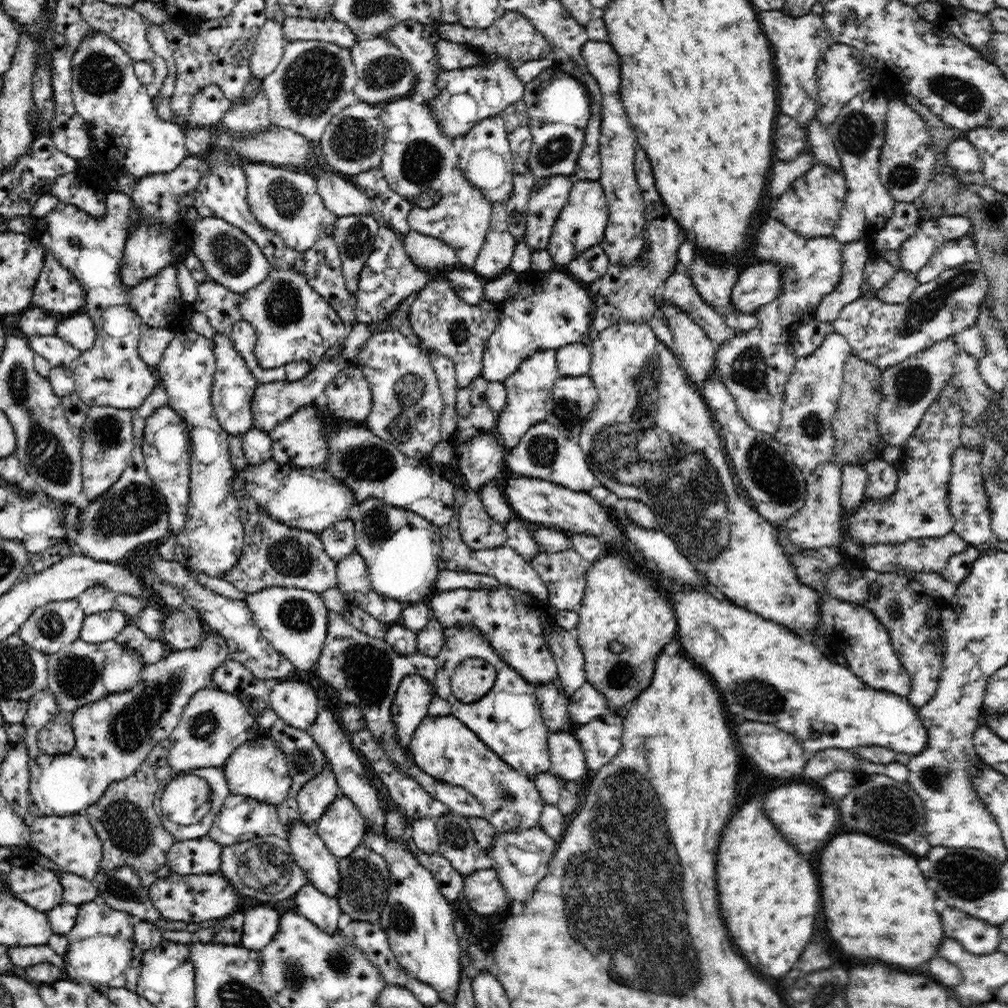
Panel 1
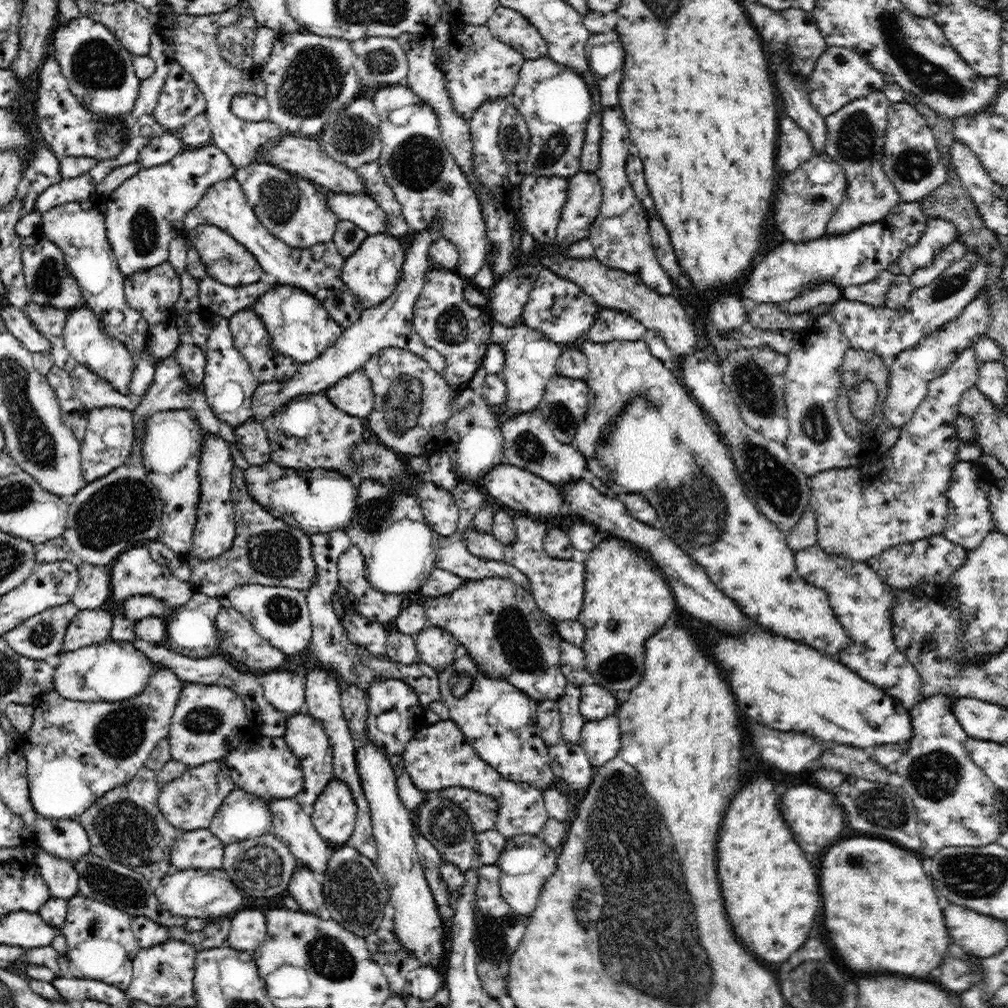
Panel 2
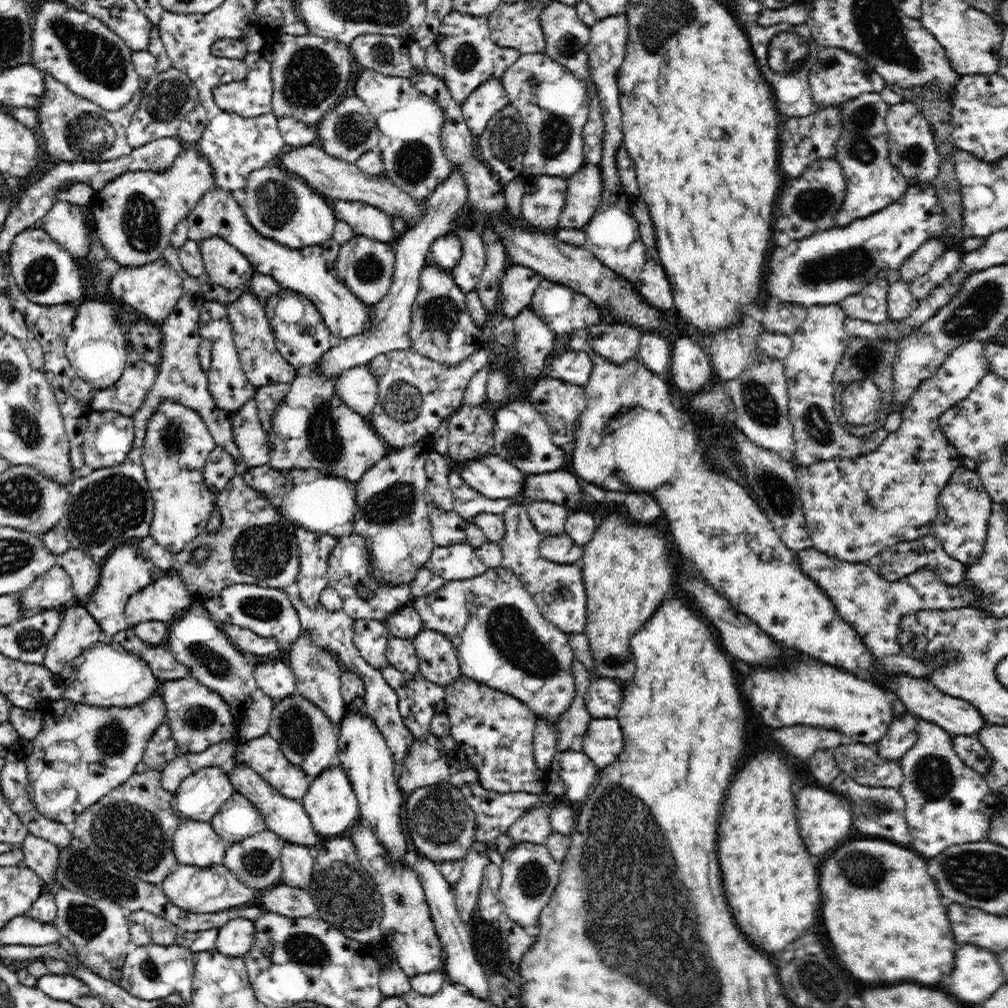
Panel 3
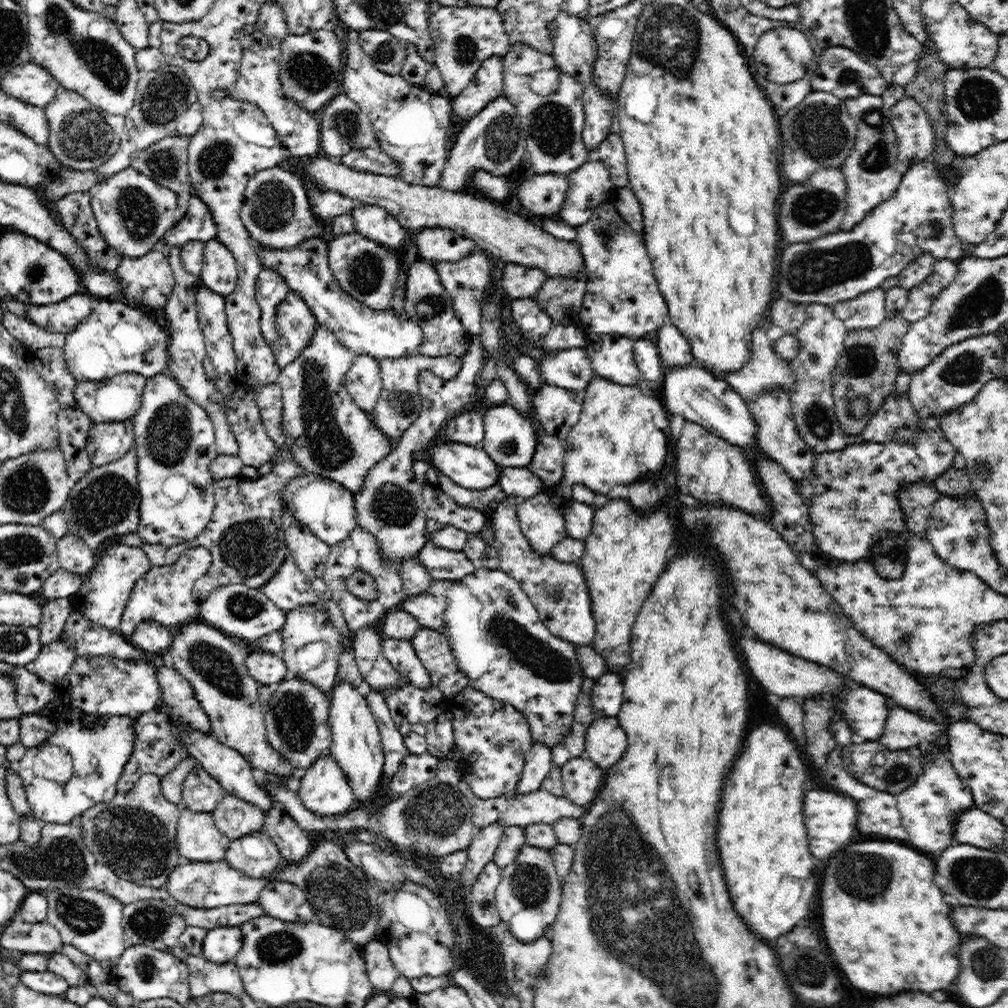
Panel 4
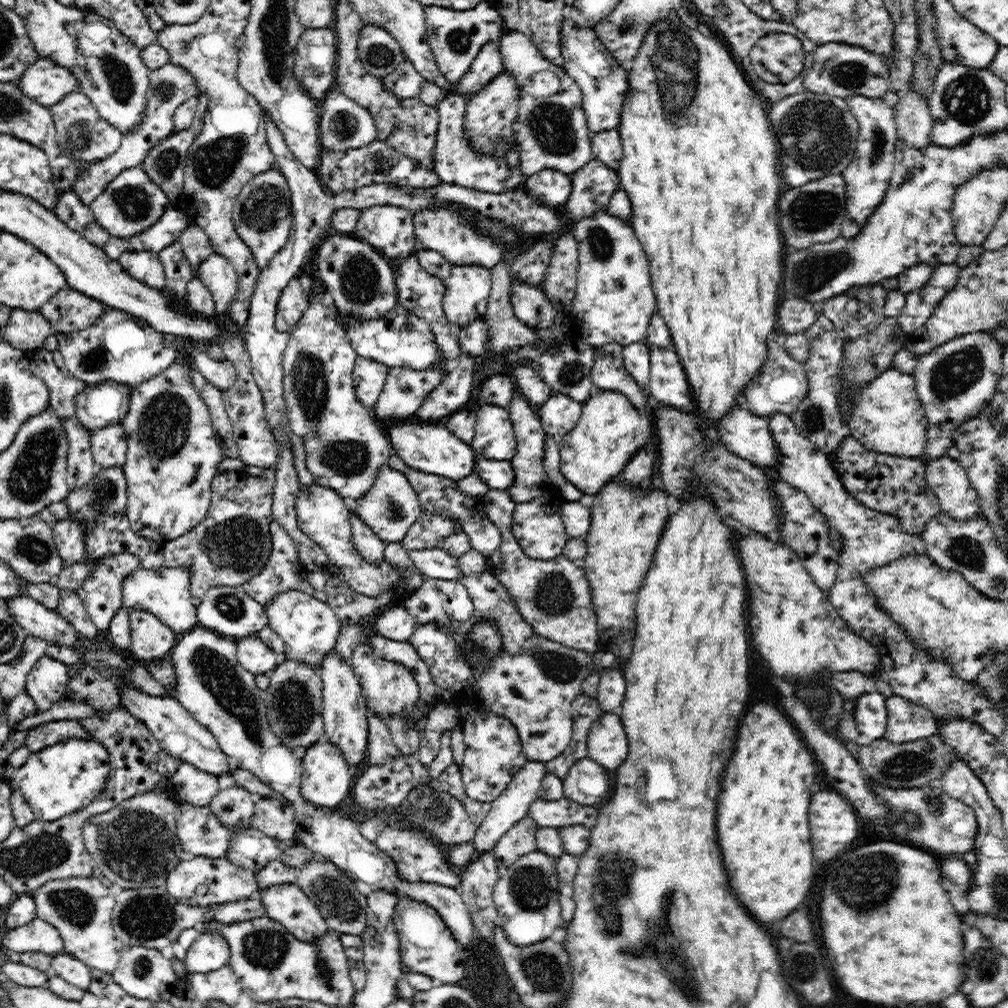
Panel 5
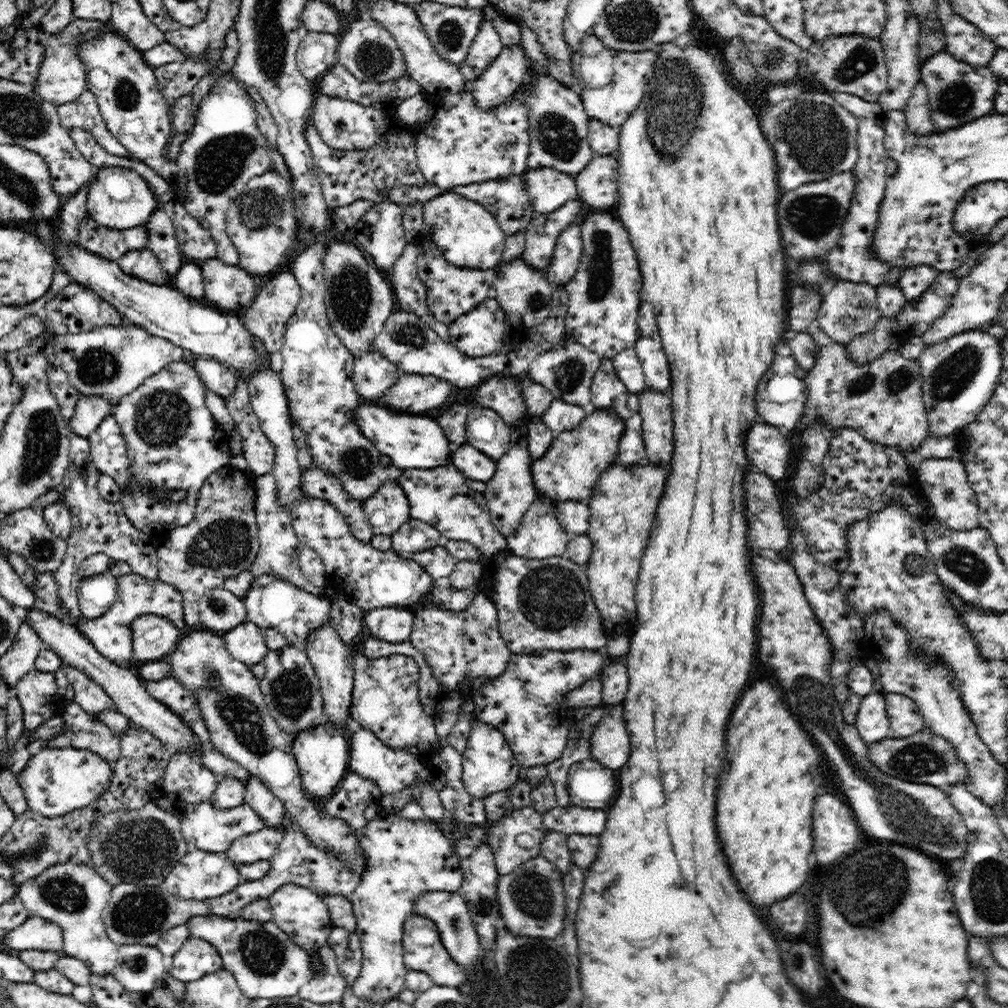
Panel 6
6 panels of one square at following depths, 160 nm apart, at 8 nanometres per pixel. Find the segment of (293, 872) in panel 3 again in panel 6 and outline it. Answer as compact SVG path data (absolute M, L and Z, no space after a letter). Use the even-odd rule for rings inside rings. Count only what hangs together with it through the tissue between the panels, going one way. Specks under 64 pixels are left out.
M256 775L247 778L244 796L245 802L266 821L266 827L280 829L286 814L284 803Z

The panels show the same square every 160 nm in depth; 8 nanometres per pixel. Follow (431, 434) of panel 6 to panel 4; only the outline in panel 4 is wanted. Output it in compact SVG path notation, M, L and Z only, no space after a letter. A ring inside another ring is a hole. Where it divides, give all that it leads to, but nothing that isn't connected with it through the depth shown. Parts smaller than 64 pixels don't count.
M442 435L427 444L419 458L429 460L458 486L481 490L497 484L499 468L480 446L446 440Z

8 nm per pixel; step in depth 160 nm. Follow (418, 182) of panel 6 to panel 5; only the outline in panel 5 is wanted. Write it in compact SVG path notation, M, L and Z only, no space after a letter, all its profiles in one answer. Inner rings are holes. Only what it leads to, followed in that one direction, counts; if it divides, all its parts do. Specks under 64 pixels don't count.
M380 140L344 152L322 149L320 169L316 170L316 174L318 174L324 187L332 194L340 194L342 190L357 189L372 183L416 188L428 188L441 183L433 171L427 170L418 162L413 162L401 154L399 150L388 146L388 142Z

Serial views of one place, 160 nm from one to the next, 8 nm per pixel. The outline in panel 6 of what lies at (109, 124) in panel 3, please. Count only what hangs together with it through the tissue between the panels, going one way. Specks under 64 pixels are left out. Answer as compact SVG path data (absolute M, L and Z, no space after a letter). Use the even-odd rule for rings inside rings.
M86 90L74 103L57 107L58 117L63 128L70 132L73 128L80 128L92 134L98 144L102 146L108 154L131 158L128 150L122 146L116 138L108 131L102 119L97 104L96 95L90 90Z

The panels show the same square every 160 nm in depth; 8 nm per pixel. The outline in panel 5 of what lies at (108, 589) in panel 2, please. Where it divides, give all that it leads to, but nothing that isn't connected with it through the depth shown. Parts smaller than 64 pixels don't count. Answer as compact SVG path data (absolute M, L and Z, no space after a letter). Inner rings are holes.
M68 517L51 525L53 539L65 566L83 562L85 551L84 527L78 521Z

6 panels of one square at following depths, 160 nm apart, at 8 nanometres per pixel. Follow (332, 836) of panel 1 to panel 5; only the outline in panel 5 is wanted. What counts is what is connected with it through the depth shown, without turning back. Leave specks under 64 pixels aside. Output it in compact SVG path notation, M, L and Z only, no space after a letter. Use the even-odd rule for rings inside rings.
M323 739L311 744L302 757L303 774L300 784L300 794L313 805L334 810L351 792L354 773L346 763L342 751Z

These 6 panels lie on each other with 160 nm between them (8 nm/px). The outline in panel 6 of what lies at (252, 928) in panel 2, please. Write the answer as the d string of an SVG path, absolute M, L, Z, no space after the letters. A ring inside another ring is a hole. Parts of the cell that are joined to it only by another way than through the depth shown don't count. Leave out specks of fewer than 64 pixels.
M190 936L174 954L168 971L174 978L187 983L222 968L220 953L209 942Z

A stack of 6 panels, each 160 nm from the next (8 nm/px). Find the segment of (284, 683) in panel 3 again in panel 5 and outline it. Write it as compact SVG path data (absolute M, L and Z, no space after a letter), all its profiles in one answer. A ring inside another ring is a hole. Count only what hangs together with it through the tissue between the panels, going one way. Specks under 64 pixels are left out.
M257 634L238 639L236 645L238 662L253 675L268 674L285 659L285 654L270 650Z

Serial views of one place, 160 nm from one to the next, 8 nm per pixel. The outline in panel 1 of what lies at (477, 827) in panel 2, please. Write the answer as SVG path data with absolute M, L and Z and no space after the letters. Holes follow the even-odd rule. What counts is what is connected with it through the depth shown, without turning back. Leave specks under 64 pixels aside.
M328 614L326 642L322 646L322 654L318 657L318 676L327 682L336 696L344 705L354 704L363 713L366 728L378 739L388 753L388 757L394 761L394 765L404 773L414 777L428 794L436 800L443 802L454 813L484 818L484 807L470 792L461 786L448 784L443 780L436 780L433 776L420 770L414 762L408 746L399 746L395 740L395 725L392 723L392 701L402 678L418 675L425 678L429 684L433 684L436 678L438 665L436 658L425 656L420 652L405 655L390 647L383 639L372 638L359 632L348 623L341 614Z

